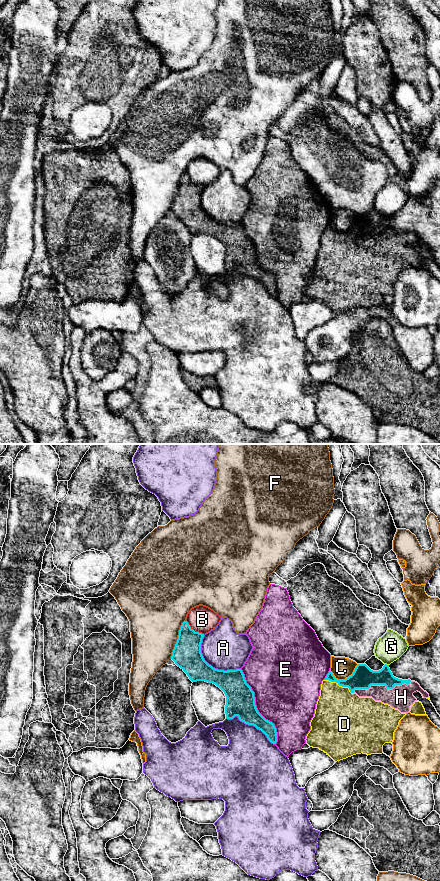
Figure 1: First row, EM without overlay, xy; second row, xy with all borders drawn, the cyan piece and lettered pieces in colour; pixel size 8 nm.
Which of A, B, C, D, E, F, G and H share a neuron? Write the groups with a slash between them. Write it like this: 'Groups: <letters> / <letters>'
Groups: A / B / C / D H / E / F / G

